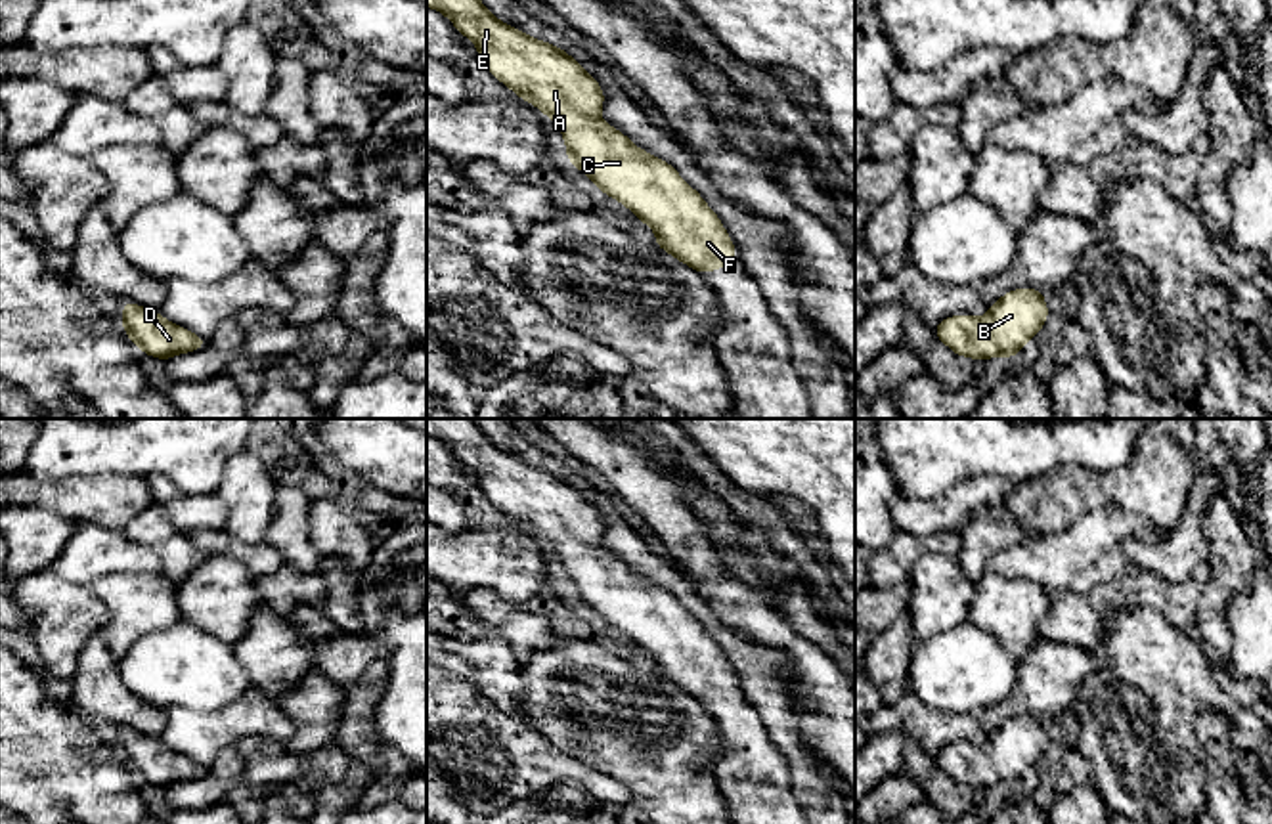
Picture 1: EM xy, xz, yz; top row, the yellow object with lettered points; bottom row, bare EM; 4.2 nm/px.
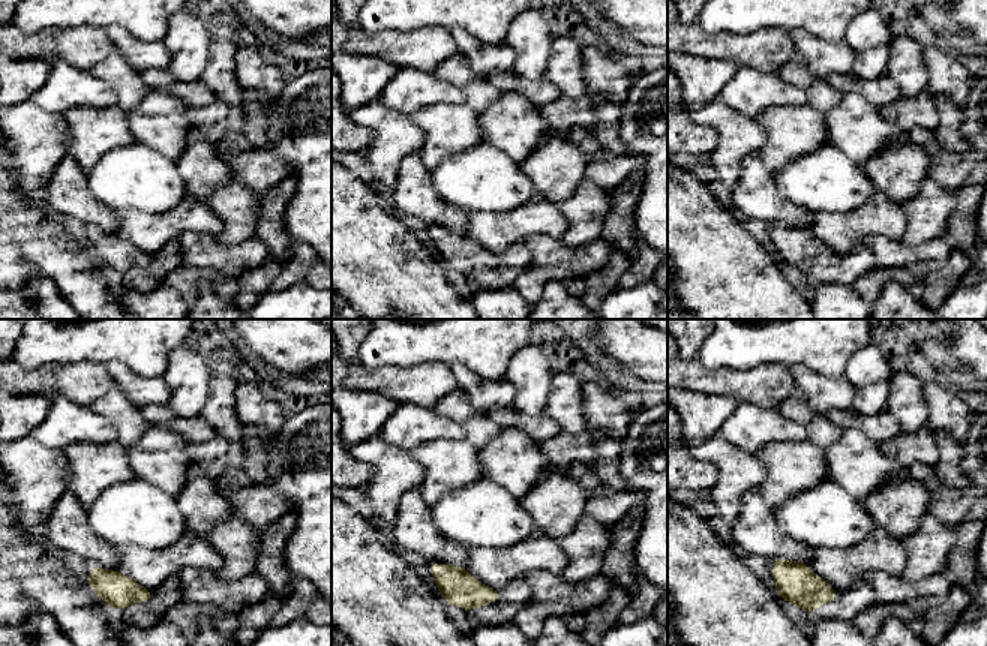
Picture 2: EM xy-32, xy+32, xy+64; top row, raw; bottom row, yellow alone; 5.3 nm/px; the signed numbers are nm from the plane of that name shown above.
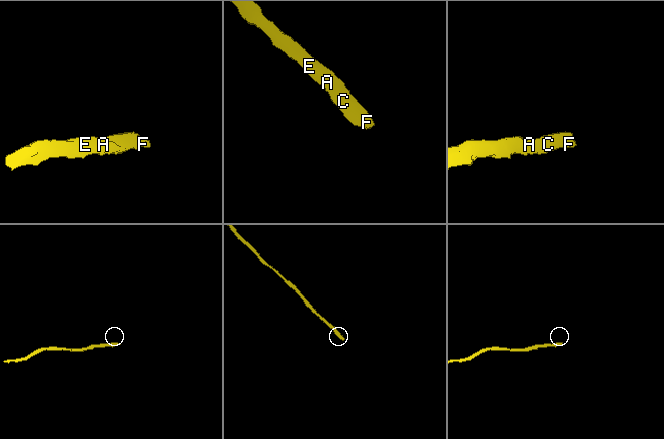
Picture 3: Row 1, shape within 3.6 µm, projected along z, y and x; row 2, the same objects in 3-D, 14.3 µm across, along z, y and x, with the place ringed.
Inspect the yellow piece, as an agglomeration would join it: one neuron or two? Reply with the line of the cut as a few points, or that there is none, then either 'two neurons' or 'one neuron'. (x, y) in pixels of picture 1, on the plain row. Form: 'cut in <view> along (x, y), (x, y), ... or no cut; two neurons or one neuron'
no cut; one neuron

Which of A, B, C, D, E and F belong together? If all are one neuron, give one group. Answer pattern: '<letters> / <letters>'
A B C D E F

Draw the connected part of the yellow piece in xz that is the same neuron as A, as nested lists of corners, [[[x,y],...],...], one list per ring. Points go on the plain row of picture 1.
[[[427,419],[427,436],[446,444],[478,478],[482,493],[516,526],[536,533],[553,549],[566,572],[566,589],[597,616],[627,635],[637,648],[654,658],[654,673],[698,702],[729,694],[738,681],[719,644],[666,589],[637,575],[625,562],[601,549],[604,518],[580,489],[562,476],[537,468],[499,449],[474,419]]]

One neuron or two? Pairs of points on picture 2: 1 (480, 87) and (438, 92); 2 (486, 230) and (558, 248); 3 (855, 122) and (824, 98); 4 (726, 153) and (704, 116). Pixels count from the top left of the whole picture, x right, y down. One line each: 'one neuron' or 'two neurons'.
1: two neurons
2: two neurons
3: two neurons
4: one neuron

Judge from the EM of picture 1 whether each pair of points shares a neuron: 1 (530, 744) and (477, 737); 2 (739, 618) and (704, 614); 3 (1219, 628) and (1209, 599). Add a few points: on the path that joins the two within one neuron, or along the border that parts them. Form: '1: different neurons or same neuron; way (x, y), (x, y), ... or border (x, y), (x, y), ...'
1: same neuron; way (517, 744), (490, 744)
2: different neurons; border (695, 582), (733, 628), (760, 643)
3: same neuron; way (1211, 620), (1211, 607)

